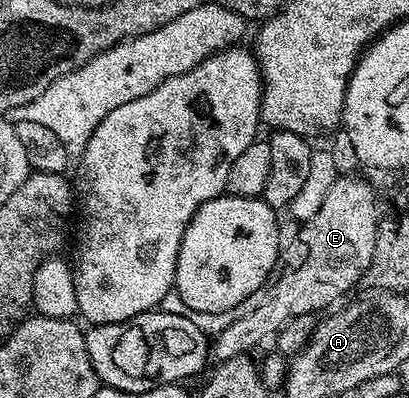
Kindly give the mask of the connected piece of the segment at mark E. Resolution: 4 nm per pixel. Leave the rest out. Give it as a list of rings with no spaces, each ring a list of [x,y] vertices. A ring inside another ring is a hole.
[[[344,173],[330,185],[322,206],[314,217],[303,220],[291,242],[283,248],[282,262],[278,267],[278,274],[271,280],[267,288],[266,301],[254,313],[247,314],[242,320],[236,321],[226,329],[215,332],[214,342],[210,351],[217,360],[223,361],[230,357],[238,357],[255,352],[255,347],[263,339],[271,340],[277,331],[282,330],[295,315],[310,315],[323,312],[331,308],[335,299],[343,300],[348,290],[359,279],[363,280],[368,273],[368,266],[374,257],[374,245],[378,234],[376,227],[376,191],[364,179],[359,179],[359,174]]]

